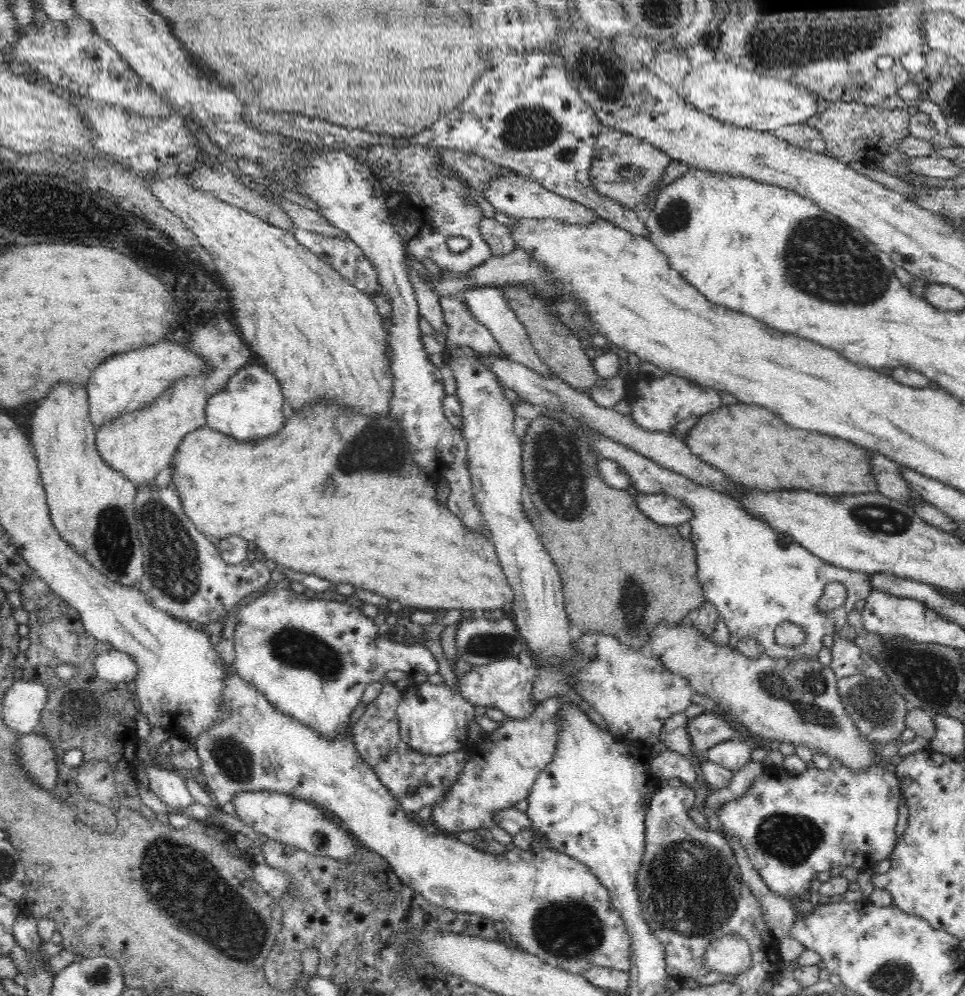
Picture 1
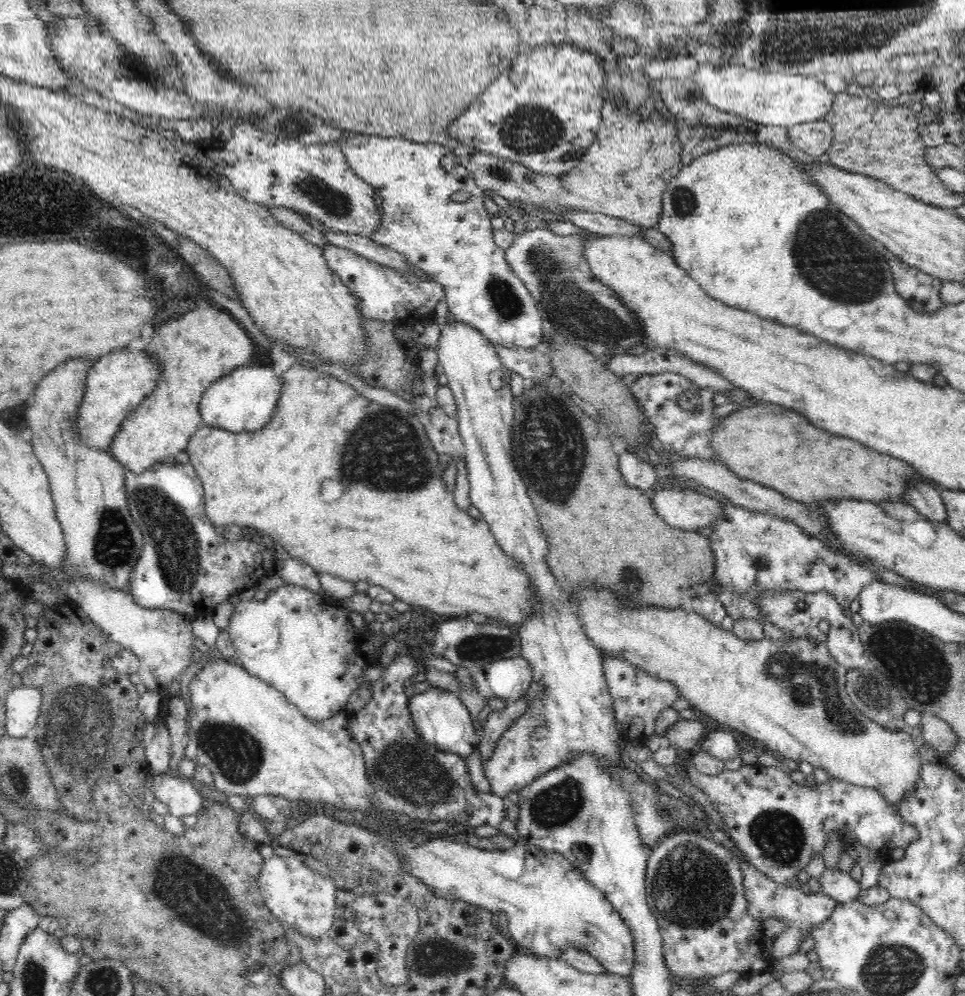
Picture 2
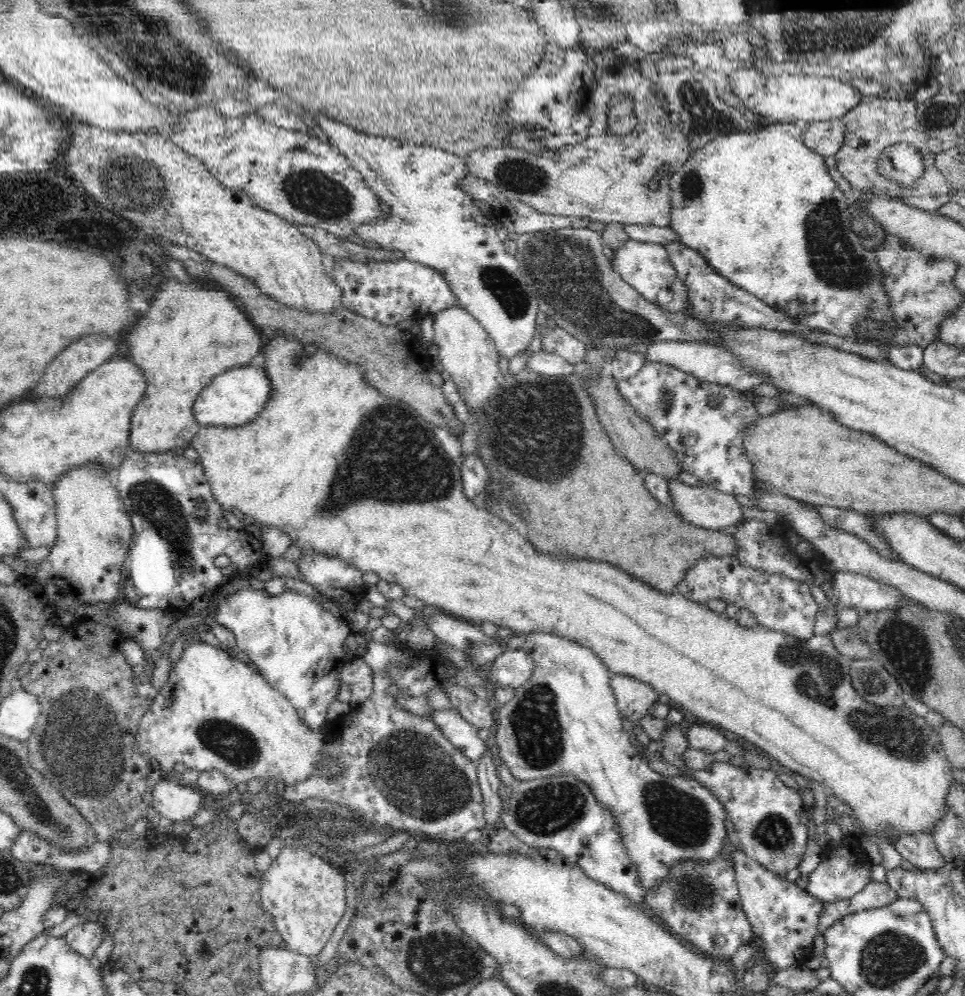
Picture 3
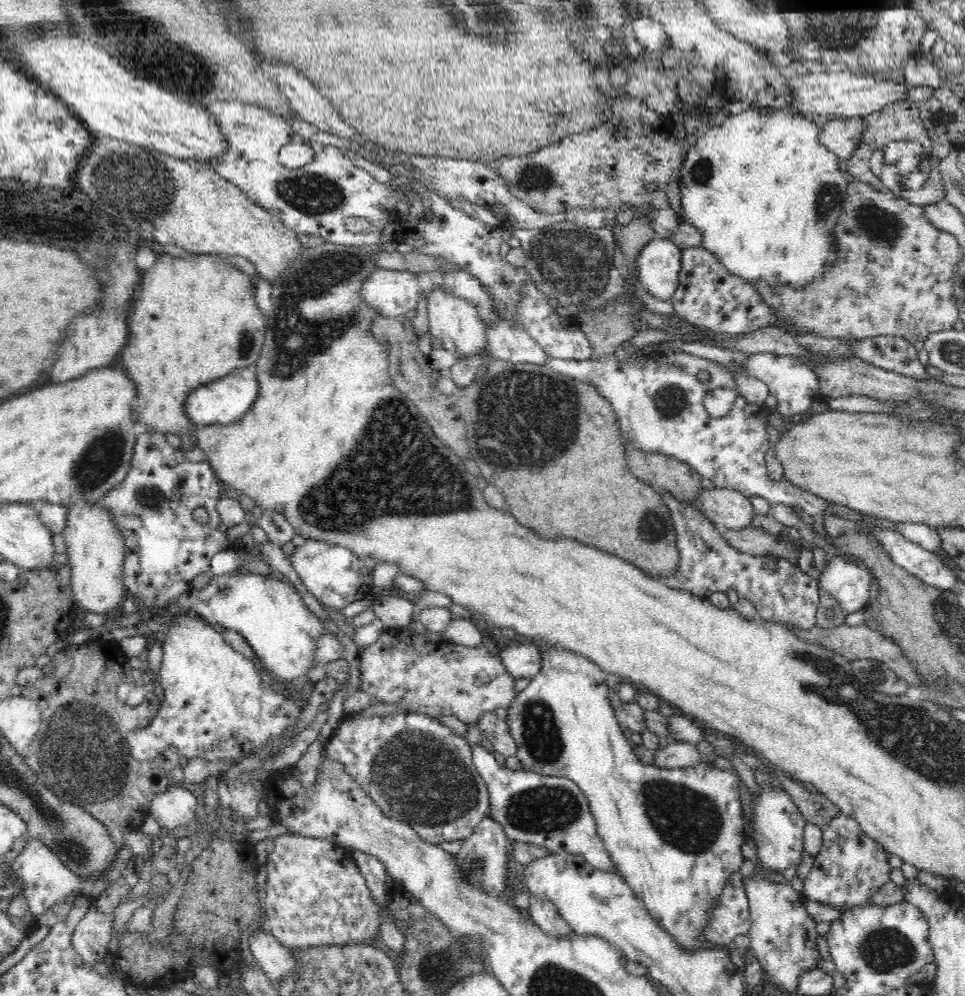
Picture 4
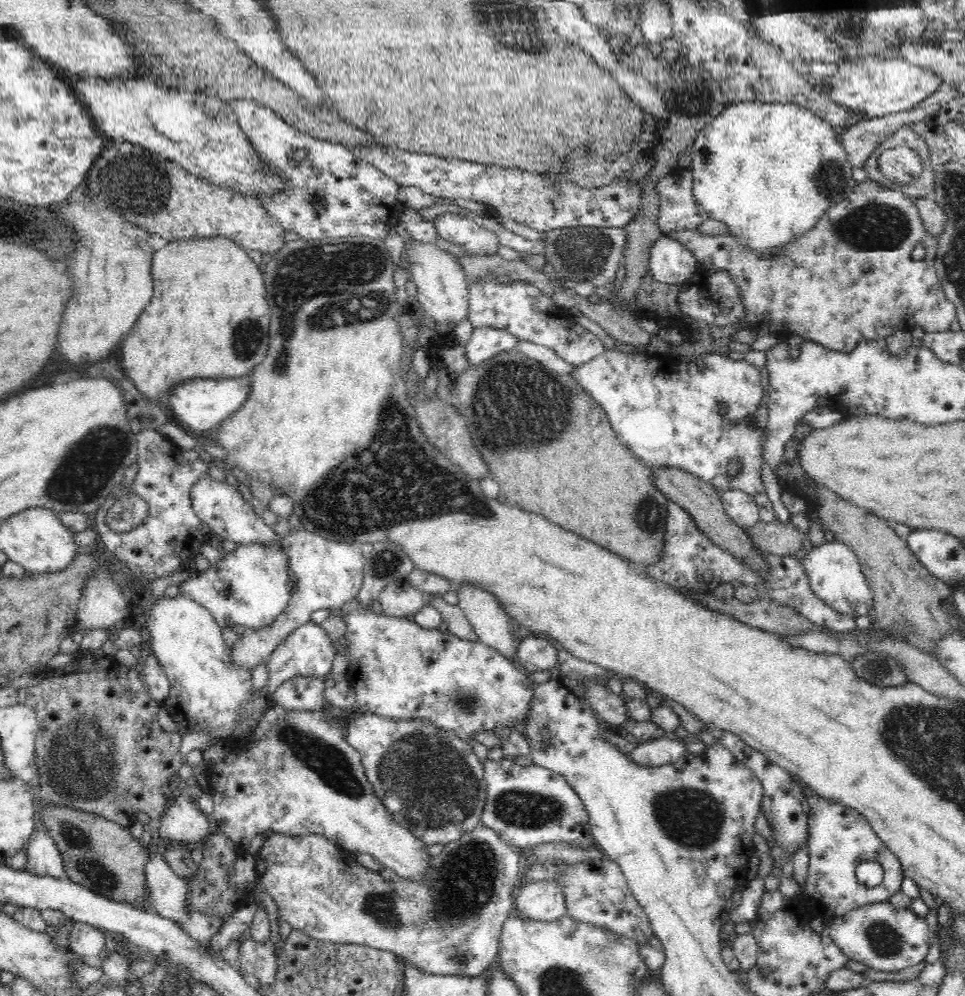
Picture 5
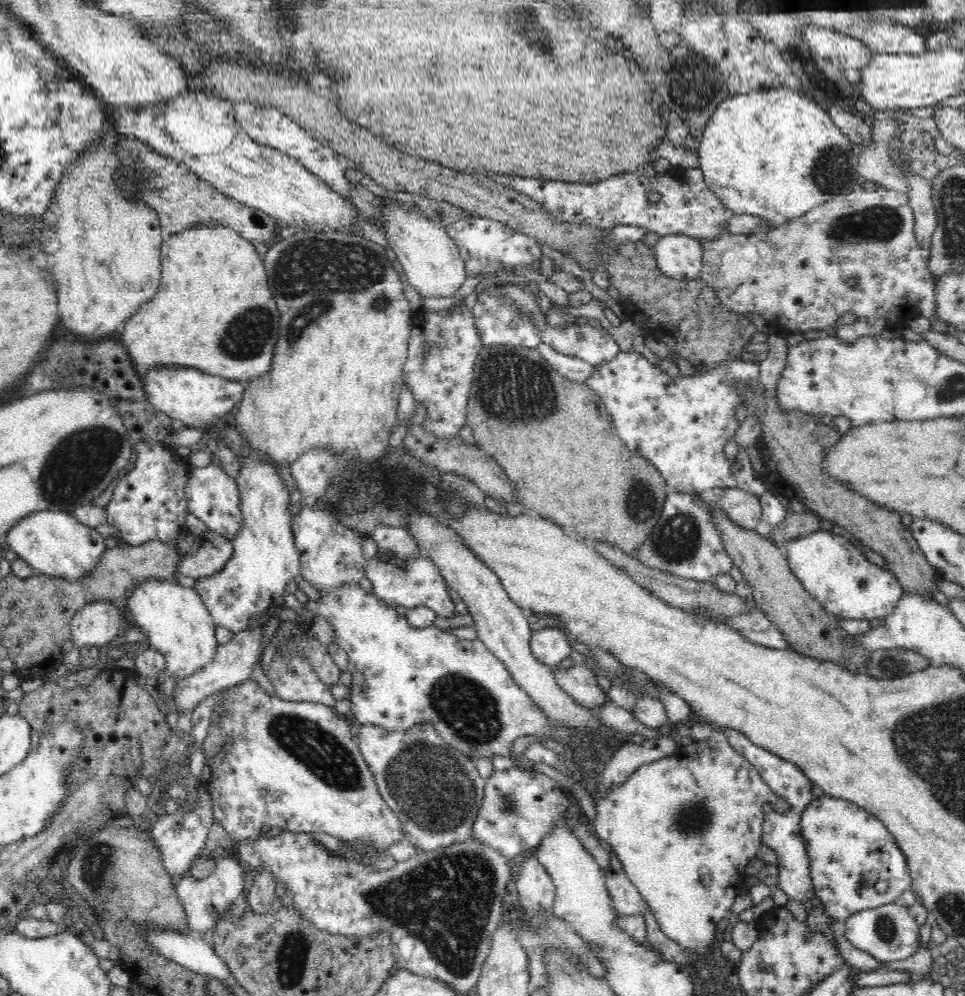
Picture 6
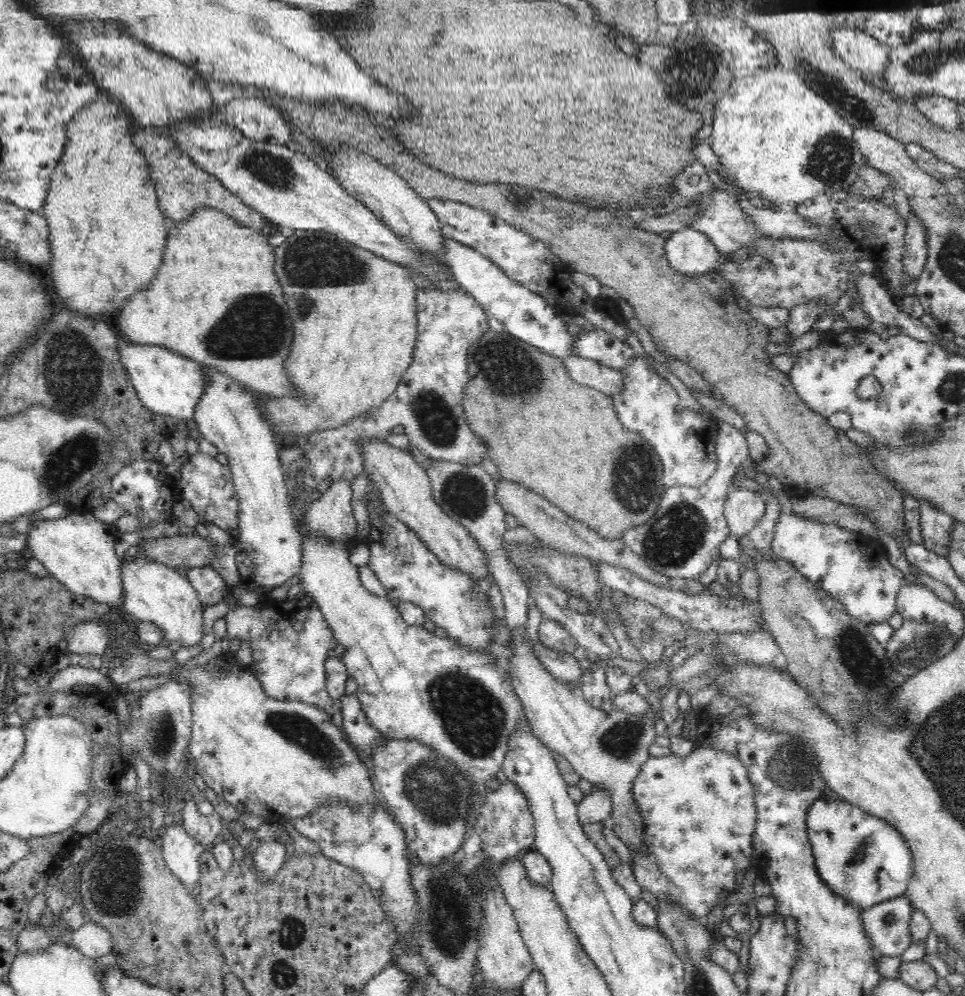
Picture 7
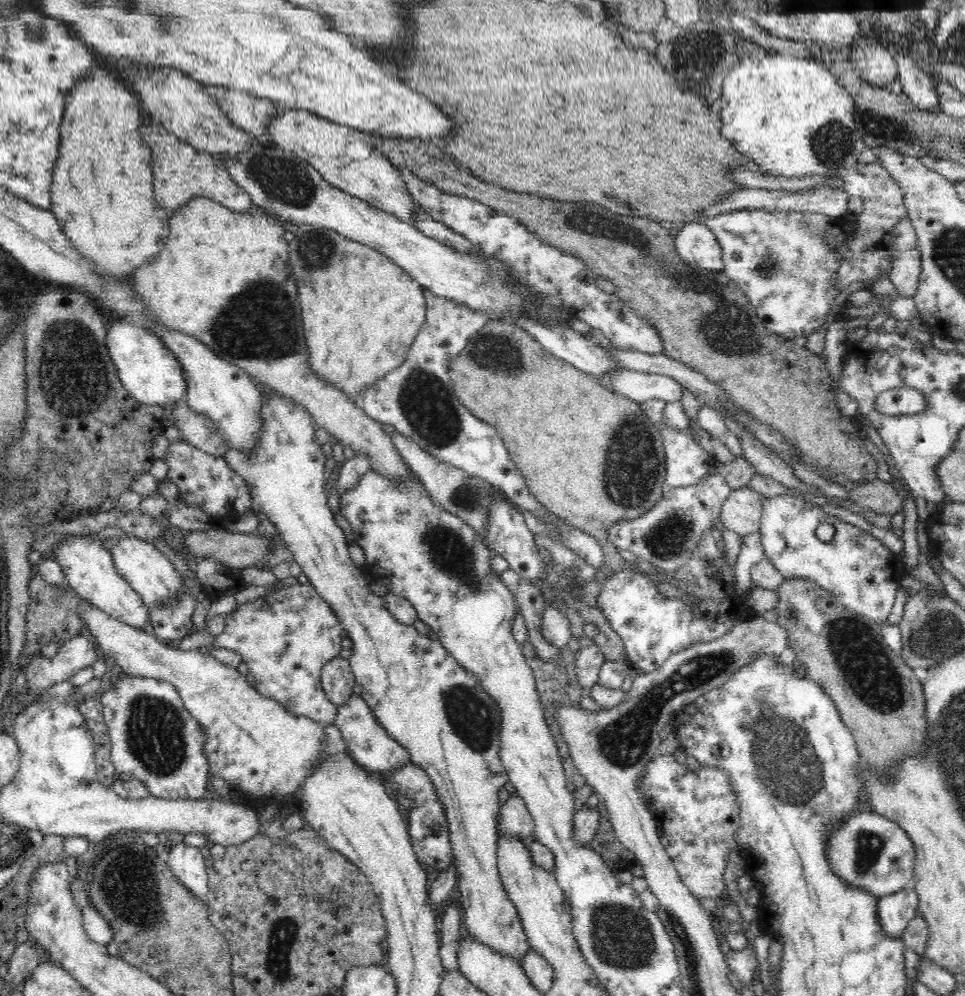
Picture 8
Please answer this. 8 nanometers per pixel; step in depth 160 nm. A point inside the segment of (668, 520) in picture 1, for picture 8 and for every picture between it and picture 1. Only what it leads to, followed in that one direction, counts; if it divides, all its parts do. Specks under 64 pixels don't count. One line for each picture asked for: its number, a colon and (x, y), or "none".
2: (689, 510)
3: (704, 507)
4: (726, 508)
5: (740, 507)
6: (743, 508)
7: (743, 509)
8: (741, 512)

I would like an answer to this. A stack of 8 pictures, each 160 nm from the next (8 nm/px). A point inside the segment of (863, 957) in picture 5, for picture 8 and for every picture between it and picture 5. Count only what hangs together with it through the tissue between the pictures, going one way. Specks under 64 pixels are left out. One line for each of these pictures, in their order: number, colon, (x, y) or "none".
6: (888, 933)
7: (887, 924)
8: (895, 911)

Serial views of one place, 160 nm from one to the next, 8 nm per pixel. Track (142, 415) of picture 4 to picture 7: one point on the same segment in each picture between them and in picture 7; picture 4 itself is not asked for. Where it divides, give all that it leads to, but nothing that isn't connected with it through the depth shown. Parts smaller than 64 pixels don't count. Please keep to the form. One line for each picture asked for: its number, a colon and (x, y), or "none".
5: (208, 318)
6: (214, 312)
7: (215, 300)

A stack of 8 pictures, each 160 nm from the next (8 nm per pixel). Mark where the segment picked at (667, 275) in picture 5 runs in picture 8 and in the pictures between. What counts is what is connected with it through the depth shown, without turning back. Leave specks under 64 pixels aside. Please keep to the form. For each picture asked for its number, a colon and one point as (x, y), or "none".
6: (679, 256)
7: (688, 251)
8: (697, 245)

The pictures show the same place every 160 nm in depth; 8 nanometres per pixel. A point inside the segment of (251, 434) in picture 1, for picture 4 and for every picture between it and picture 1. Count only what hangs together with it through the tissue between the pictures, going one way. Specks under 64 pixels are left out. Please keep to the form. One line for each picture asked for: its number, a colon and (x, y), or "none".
2: (244, 401)
3: (235, 398)
4: (223, 401)

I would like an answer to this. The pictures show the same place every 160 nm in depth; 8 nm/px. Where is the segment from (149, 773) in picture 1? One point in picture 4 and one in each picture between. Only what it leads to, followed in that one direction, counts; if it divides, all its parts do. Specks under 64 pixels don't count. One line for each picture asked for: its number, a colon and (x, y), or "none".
2: (179, 795)
3: (177, 802)
4: (176, 806)

